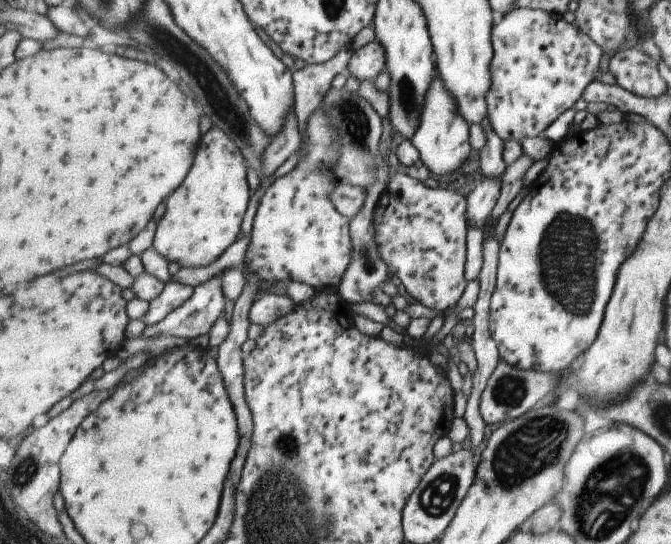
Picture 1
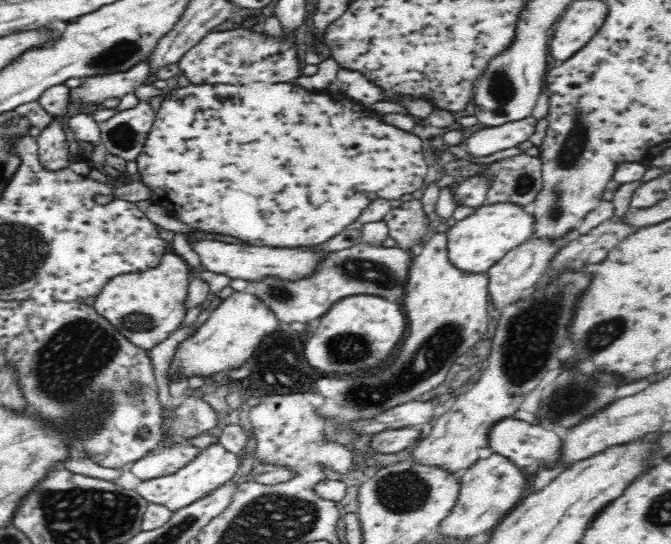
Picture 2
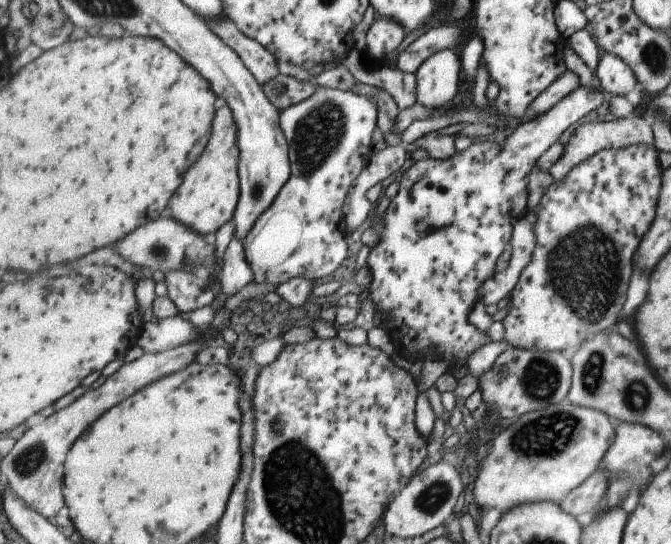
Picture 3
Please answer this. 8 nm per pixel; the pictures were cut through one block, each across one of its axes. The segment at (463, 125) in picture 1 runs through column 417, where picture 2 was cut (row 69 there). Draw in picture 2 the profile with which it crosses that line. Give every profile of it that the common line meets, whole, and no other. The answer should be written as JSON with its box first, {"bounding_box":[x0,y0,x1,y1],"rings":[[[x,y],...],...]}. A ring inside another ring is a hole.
{"bounding_box":[69,61,164,116],"rings":[[[145,61],[138,63],[126,72],[115,72],[107,75],[89,76],[83,78],[83,83],[78,88],[70,88],[71,103],[69,116],[78,114],[78,102],[104,102],[106,98],[122,98],[128,93],[133,93],[139,101],[164,95],[161,90],[151,84],[144,84],[150,76],[150,67]]]}

